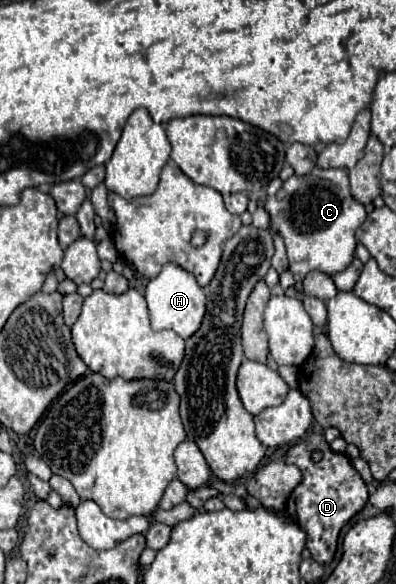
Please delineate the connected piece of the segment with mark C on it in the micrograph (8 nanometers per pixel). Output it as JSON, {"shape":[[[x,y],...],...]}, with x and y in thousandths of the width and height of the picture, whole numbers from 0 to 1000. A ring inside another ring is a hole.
{"shape":[[[795,286],[788,296],[775,298],[775,301],[735,301],[725,312],[715,313],[715,322],[710,322],[694,336],[679,336],[679,339],[664,346],[664,356],[674,360],[674,366],[679,366],[679,373],[684,373],[684,397],[689,397],[689,401],[705,401],[705,404],[715,408],[720,421],[725,421],[730,462],[735,462],[735,469],[745,473],[745,479],[765,479],[765,476],[770,476],[770,469],[775,469],[775,466],[785,466],[785,462],[806,462],[806,466],[831,469],[831,473],[841,473],[841,469],[851,469],[851,466],[871,462],[871,459],[881,455],[881,449],[891,445],[891,438],[896,438],[896,418],[902,418],[902,411],[896,411],[896,394],[902,394],[902,390],[922,380],[922,373],[927,373],[917,349],[907,349],[902,342],[891,342],[891,336],[884,332],[879,298],[864,289],[808,289]]]}

